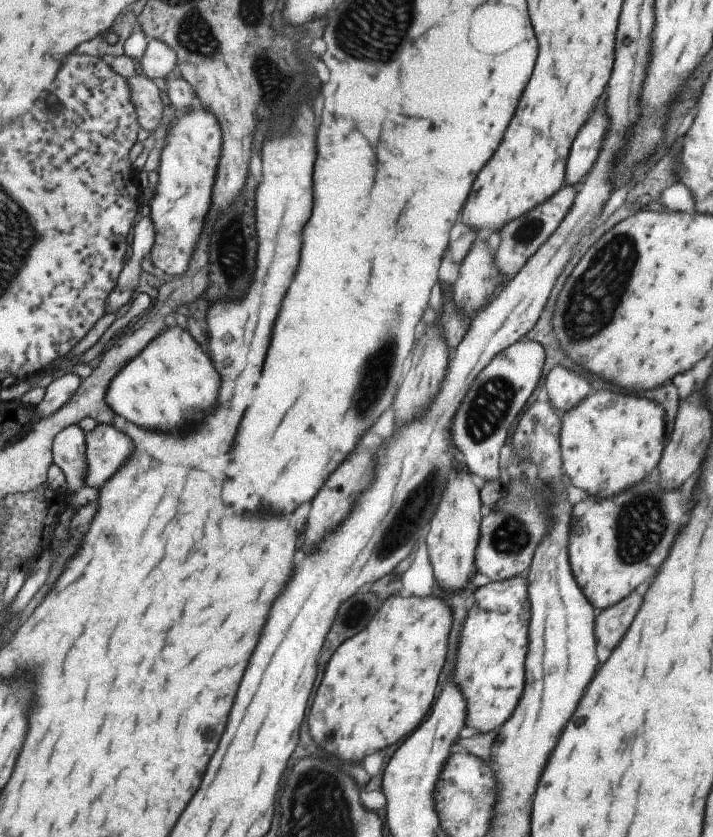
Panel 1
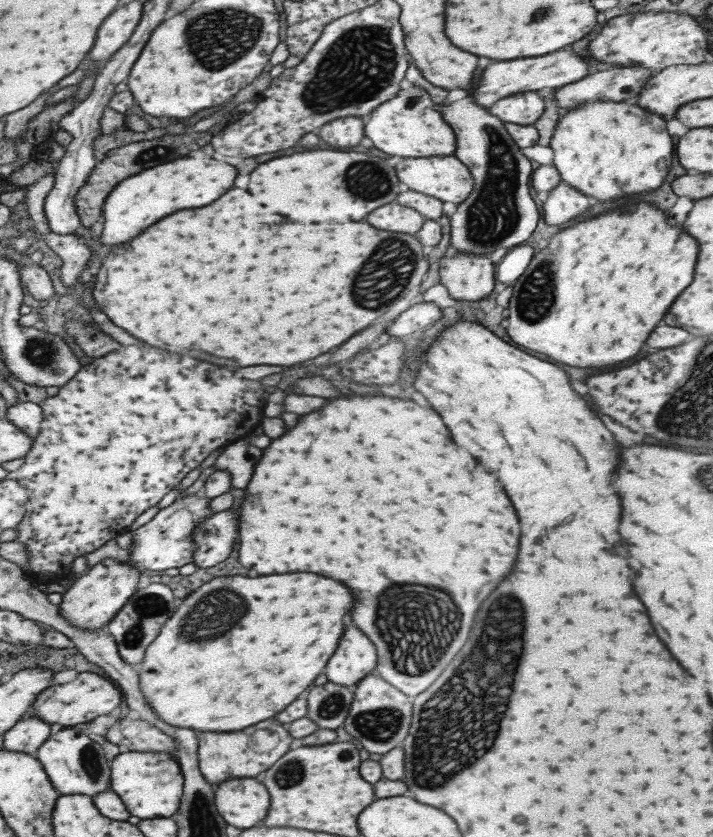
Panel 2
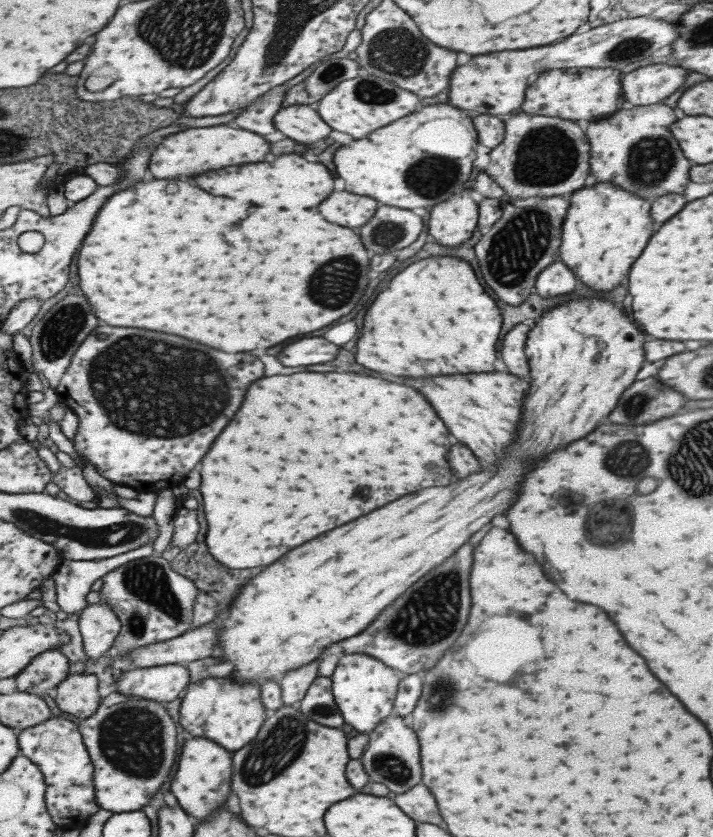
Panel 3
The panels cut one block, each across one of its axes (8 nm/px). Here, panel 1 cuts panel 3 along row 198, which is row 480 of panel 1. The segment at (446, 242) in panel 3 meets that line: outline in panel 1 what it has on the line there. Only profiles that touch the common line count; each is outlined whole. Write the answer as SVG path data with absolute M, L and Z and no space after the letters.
M459 472L457 478L449 480L441 504L431 520L431 530L427 534L427 544L431 552L431 564L435 568L435 576L439 578L439 584L447 590L465 590L471 582L471 576L475 576L477 570L477 548L483 532L483 520L485 520L485 504L483 494L479 494L479 488L471 474Z

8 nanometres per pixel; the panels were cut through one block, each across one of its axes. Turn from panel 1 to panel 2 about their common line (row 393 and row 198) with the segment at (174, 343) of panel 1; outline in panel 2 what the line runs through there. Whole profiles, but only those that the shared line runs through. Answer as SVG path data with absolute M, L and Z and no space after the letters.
M181 158L171 164L163 164L141 172L133 178L127 178L117 186L117 190L109 196L105 204L105 216L101 224L99 242L103 250L121 246L143 234L149 226L157 224L159 220L187 208L201 208L209 206L219 200L237 178L237 168L229 166L221 160L213 158Z

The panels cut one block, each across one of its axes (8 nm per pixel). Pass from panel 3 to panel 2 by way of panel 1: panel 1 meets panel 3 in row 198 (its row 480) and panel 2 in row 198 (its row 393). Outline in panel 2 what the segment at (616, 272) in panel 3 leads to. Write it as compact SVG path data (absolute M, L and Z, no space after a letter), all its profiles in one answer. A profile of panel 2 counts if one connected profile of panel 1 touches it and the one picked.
M595 100L577 104L575 108L559 116L551 148L555 150L553 166L557 166L561 182L567 182L569 186L575 186L577 190L585 192L589 198L593 196L595 200L603 202L657 188L667 174L673 158L673 140L665 130L665 120L659 114L635 104L633 100Z

